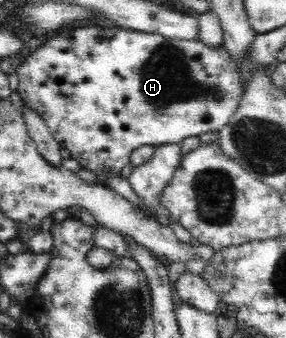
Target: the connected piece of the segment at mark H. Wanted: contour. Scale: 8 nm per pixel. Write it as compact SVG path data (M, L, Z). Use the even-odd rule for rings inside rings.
M86 26L65 31L65 35L51 38L43 47L33 51L27 61L17 69L20 85L16 90L21 100L32 110L38 111L45 123L49 127L53 138L61 149L67 149L70 158L75 159L80 165L80 169L85 169L95 175L96 184L106 186L111 177L119 177L121 169L129 161L129 155L141 145L163 145L166 143L180 143L187 137L200 136L207 132L219 132L237 114L237 109L241 105L245 94L244 79L242 71L235 61L225 51L225 48L211 47L201 40L183 41L181 39L167 39L157 33L145 33L141 31L131 31L117 27Z

